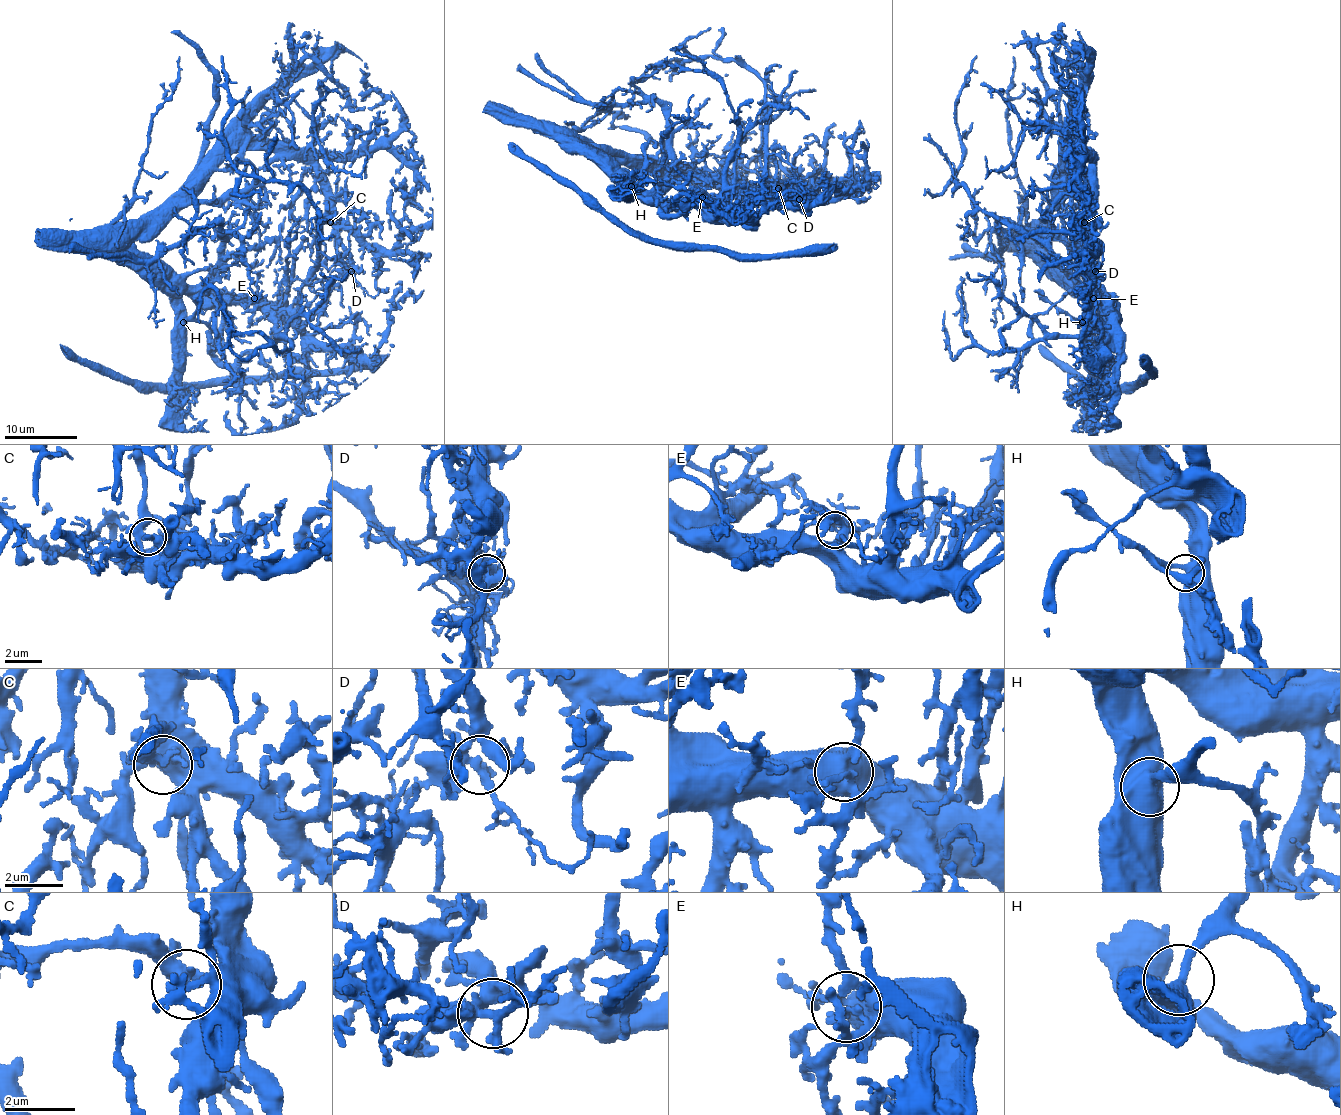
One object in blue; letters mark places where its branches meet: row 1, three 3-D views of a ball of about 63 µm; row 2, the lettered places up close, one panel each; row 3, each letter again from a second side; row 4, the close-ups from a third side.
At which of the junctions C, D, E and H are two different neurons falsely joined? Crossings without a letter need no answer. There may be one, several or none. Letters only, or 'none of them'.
none of them

